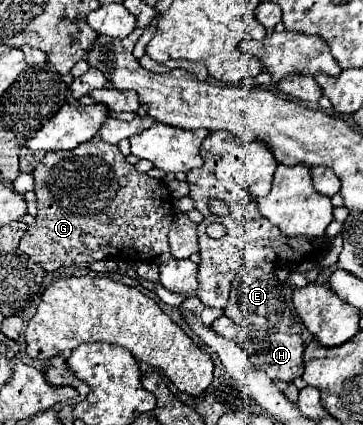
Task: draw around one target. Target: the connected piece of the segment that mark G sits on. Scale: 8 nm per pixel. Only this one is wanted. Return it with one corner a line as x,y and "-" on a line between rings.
91,139
71,151
45,153
35,167
33,177
39,211
35,215
35,223
31,223
21,237
21,251
27,253
31,261
39,261
45,271
57,271
71,265
89,265
103,259
153,261
157,255
169,251
167,233
173,223
169,191
161,181
149,177
147,173
139,173
117,145

